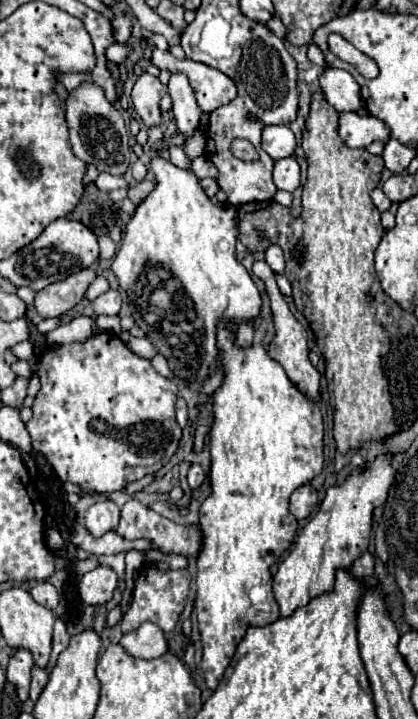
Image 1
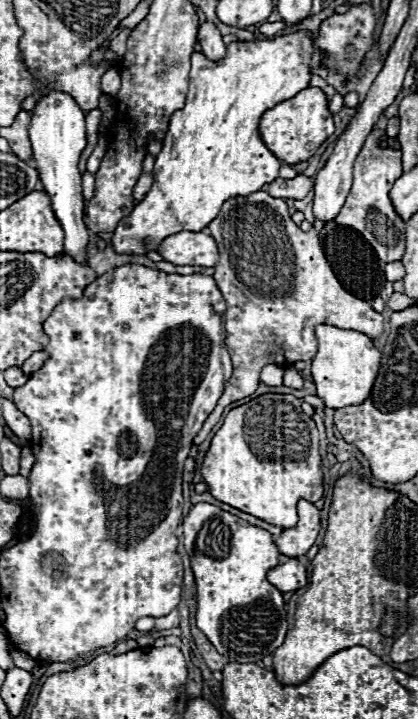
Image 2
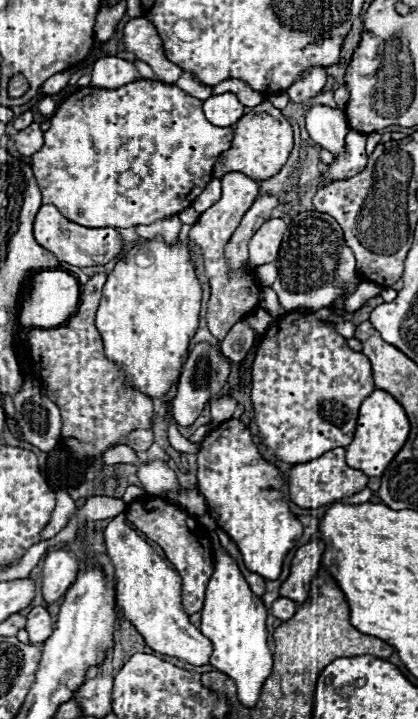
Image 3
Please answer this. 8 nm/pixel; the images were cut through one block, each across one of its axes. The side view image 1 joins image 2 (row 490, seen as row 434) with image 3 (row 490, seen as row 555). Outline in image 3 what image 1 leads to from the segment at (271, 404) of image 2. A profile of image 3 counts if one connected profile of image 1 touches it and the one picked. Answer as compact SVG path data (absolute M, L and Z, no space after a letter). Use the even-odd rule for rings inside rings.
M232 418L214 428L198 450L198 490L208 502L212 520L236 542L250 572L276 580L282 562L294 542L302 536L302 524L284 500L284 472L262 458L252 432L244 422Z

